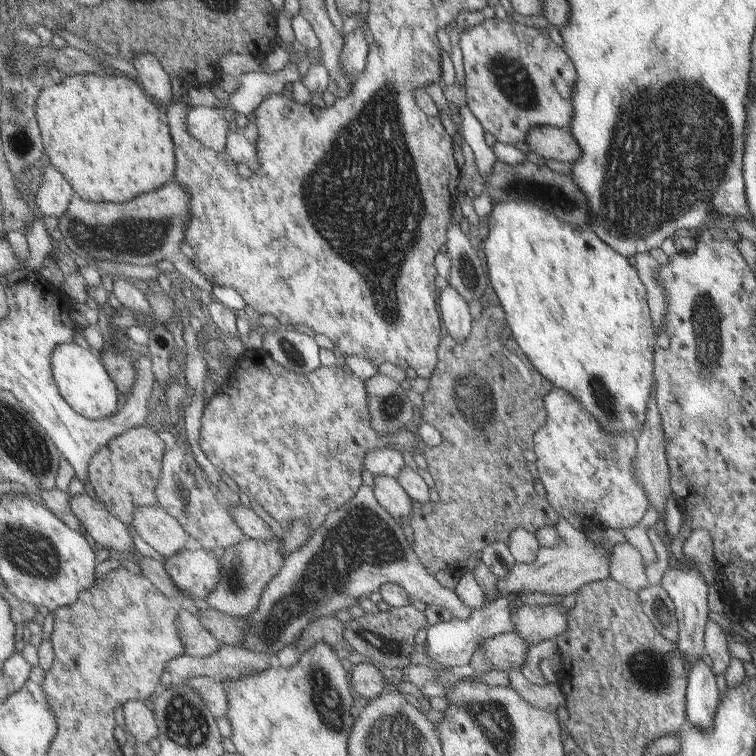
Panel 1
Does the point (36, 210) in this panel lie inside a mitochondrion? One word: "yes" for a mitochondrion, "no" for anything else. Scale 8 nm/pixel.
no

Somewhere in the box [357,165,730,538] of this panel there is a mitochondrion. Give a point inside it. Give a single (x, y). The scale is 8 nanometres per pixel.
(706, 330)

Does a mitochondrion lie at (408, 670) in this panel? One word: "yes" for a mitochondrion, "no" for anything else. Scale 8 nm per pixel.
no

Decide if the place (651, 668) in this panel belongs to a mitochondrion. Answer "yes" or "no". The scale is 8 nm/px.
yes

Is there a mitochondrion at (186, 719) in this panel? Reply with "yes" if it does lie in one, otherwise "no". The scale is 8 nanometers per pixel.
yes

